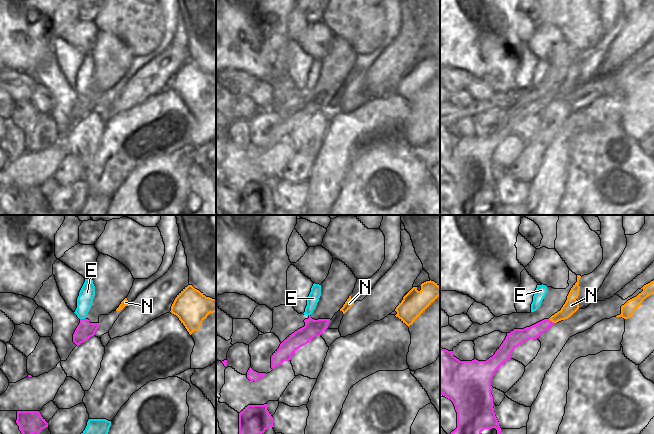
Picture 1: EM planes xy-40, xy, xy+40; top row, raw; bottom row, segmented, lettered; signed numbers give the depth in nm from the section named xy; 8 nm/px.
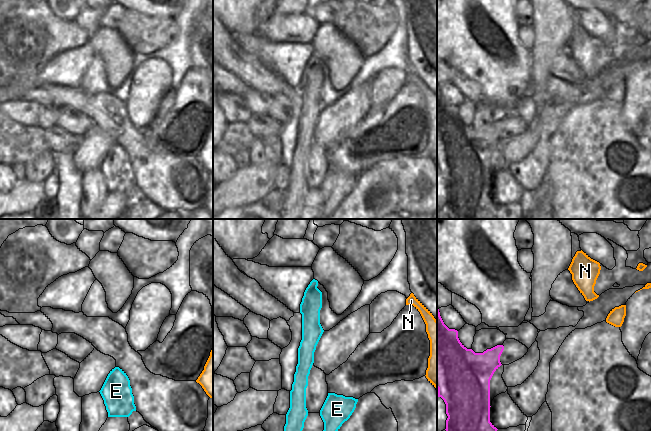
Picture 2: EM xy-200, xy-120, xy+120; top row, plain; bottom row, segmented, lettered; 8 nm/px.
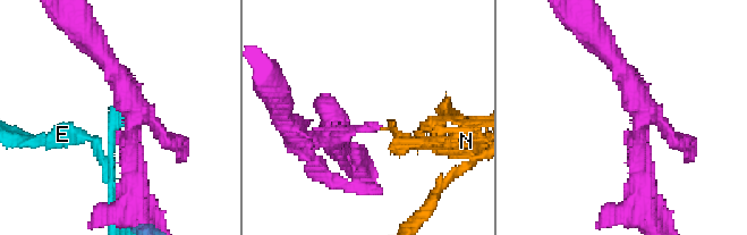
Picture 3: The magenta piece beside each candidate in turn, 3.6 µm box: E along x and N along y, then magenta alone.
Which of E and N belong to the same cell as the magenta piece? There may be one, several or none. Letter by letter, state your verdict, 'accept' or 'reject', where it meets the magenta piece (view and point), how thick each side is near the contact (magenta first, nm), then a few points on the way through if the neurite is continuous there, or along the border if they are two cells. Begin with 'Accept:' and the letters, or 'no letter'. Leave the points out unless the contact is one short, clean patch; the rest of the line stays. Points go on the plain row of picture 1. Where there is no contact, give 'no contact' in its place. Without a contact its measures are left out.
Accept: no letter
E: reject; meets magenta in xy-40 at (82, 95); 140 nm thick on the magenta side, 120 nm on the other
N: reject; meets magenta in xy+40 at (551, 97); 110 nm thick on the magenta side, 120 nm on the other; border along xy+40 (548, 95), (553, 99)

